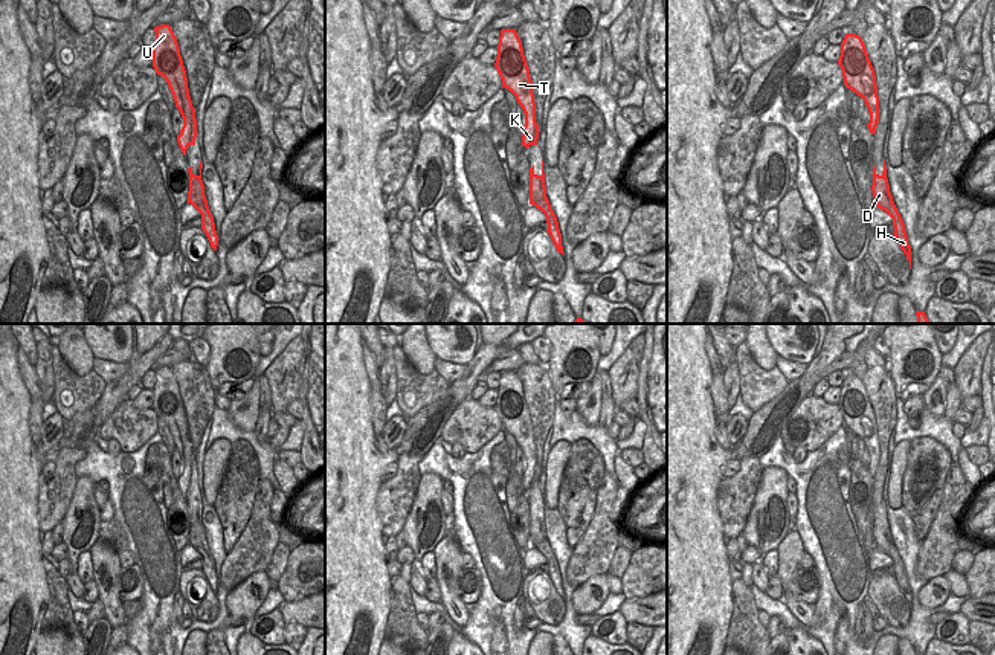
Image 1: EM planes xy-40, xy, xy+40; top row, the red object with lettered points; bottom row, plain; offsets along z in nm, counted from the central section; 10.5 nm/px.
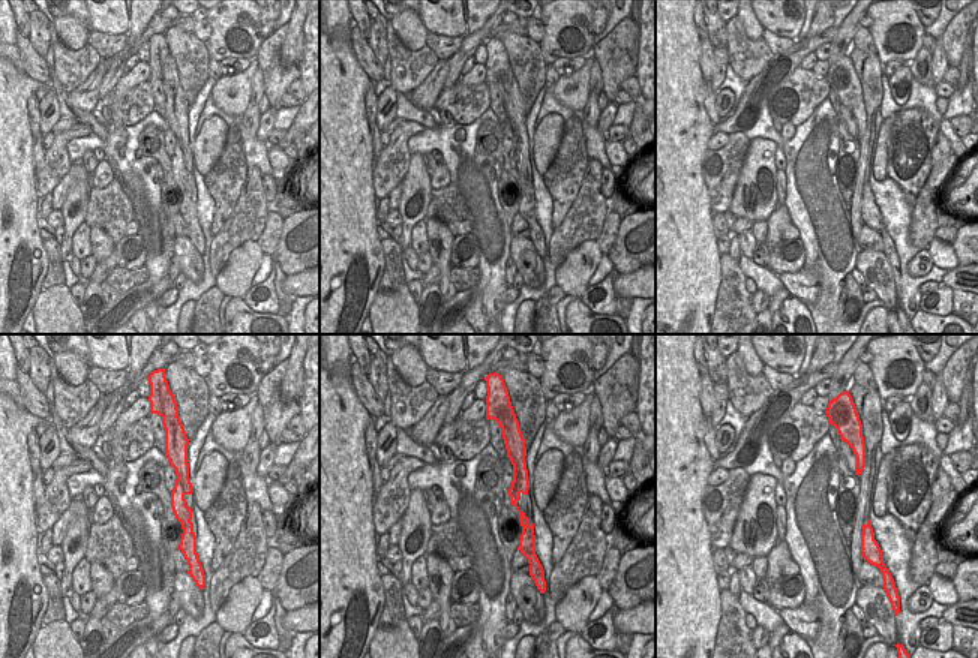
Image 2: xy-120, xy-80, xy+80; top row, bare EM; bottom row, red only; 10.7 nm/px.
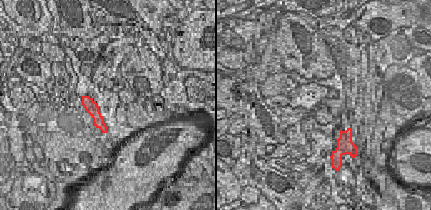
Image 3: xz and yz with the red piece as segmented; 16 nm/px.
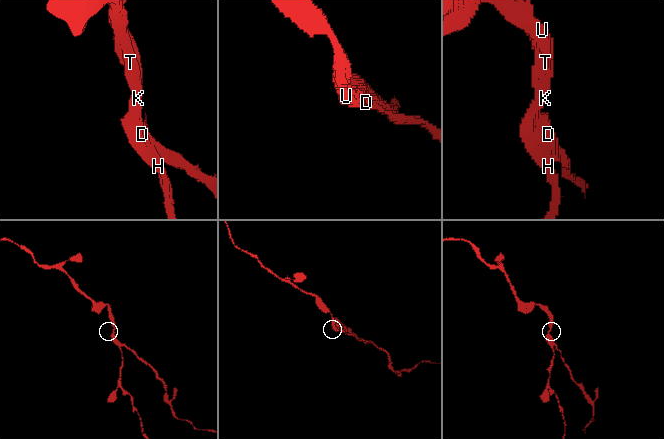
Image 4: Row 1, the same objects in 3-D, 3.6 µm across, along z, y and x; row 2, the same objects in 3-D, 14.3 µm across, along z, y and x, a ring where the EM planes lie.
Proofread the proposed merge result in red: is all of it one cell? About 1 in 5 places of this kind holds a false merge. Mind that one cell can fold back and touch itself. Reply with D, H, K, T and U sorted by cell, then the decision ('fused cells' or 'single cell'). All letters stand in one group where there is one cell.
D / H K T U | fused cells

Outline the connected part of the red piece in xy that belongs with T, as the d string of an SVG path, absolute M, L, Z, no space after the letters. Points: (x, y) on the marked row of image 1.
M516 29L501 31L494 67L502 79L502 87L516 96L517 104L525 113L522 145L525 148L537 145L539 125L536 122L533 81Z

